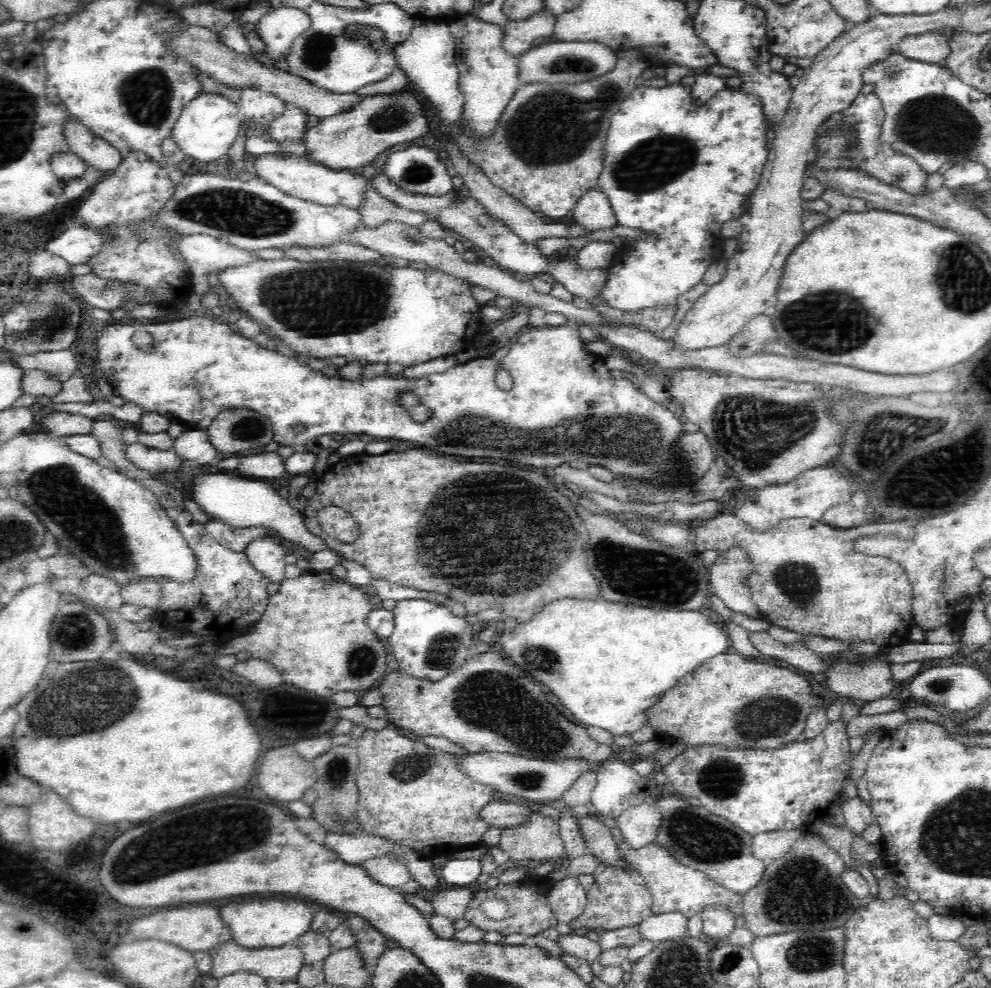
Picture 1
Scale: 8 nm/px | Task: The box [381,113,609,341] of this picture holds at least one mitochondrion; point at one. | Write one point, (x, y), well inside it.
(416, 172)

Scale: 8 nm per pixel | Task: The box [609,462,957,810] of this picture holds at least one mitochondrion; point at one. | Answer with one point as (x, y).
(768, 717)

